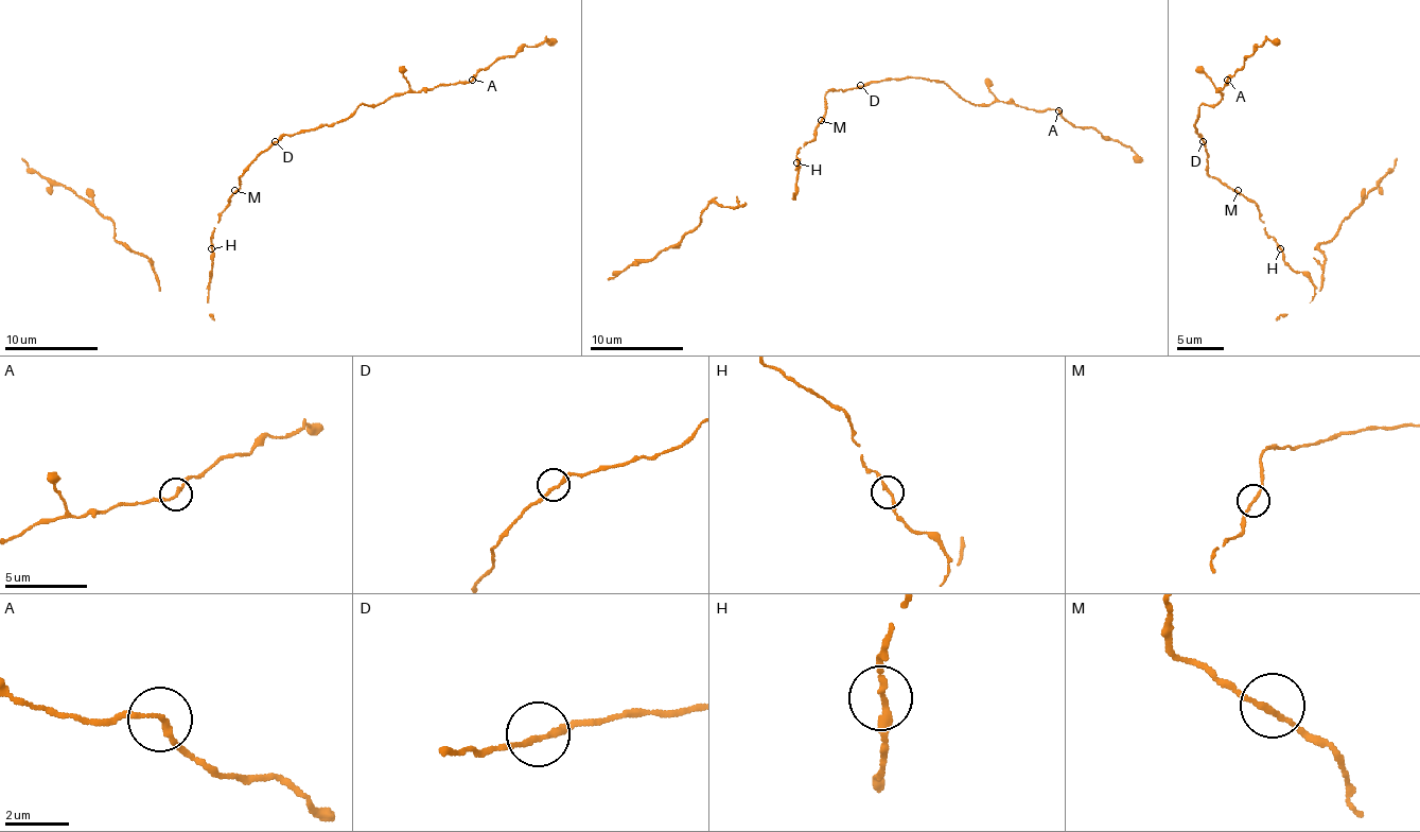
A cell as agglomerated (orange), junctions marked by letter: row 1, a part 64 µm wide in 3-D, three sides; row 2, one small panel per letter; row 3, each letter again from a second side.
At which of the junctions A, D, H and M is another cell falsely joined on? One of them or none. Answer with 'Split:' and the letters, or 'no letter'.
Split: no letter

